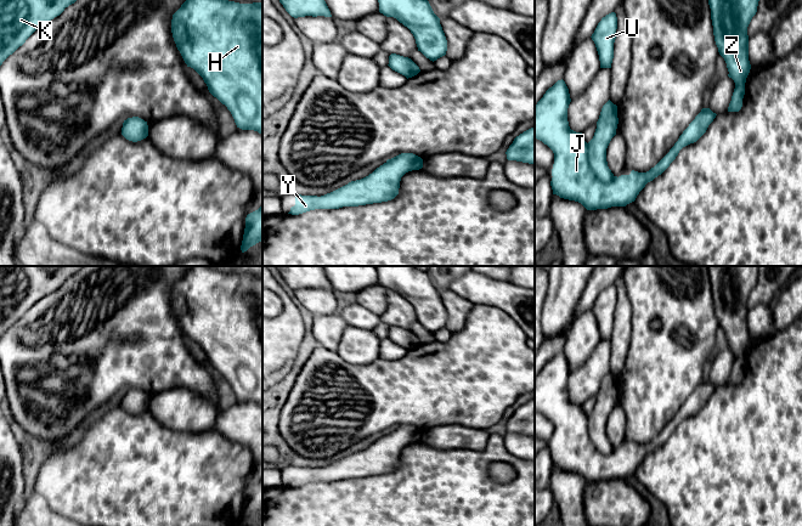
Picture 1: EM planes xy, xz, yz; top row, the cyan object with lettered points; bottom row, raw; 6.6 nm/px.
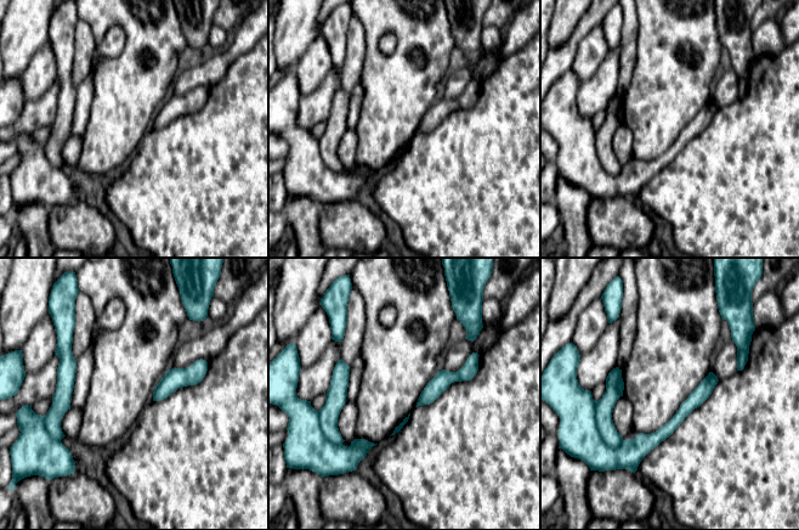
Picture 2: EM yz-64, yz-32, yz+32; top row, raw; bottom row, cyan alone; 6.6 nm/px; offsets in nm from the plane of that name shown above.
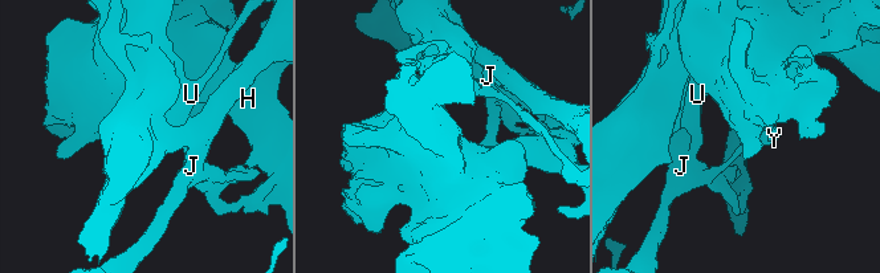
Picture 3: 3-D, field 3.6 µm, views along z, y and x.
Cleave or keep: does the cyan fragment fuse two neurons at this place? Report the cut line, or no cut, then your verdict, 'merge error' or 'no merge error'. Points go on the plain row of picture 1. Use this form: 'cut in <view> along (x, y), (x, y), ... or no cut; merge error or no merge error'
cut in yz along (695, 389), (701, 386), (707, 391), (713, 390); merge error

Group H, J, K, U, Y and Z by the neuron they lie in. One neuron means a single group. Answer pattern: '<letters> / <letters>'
H K Z / J U Y

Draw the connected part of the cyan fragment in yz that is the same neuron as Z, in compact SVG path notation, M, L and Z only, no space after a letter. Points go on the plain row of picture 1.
M708 266L715 313L719 327L727 335L728 349L735 355L733 367L741 366L742 371L745 367L746 350L751 341L747 299L757 284L758 273L759 266Z

